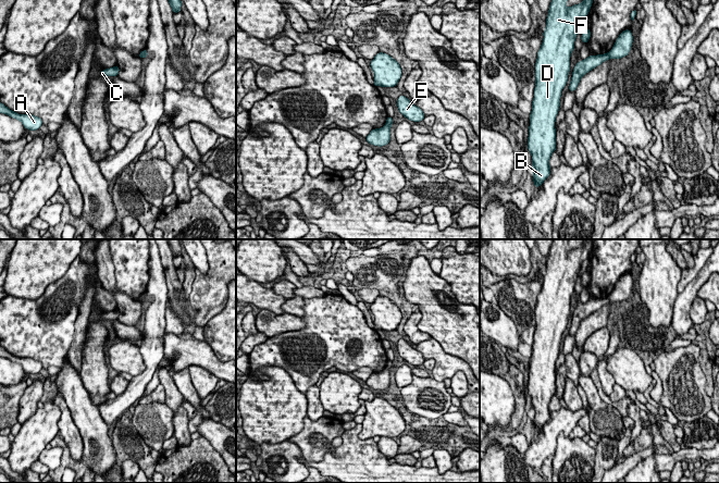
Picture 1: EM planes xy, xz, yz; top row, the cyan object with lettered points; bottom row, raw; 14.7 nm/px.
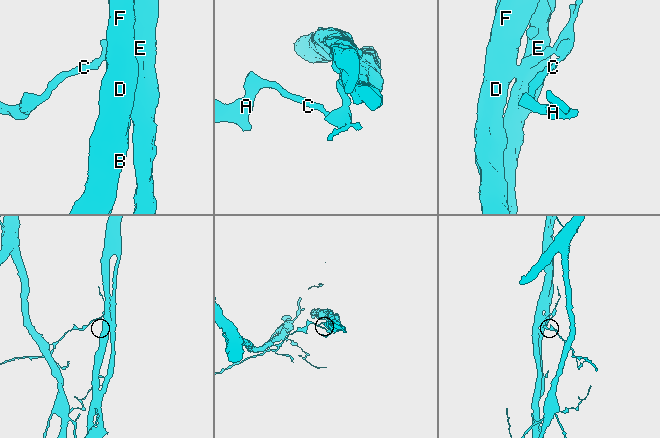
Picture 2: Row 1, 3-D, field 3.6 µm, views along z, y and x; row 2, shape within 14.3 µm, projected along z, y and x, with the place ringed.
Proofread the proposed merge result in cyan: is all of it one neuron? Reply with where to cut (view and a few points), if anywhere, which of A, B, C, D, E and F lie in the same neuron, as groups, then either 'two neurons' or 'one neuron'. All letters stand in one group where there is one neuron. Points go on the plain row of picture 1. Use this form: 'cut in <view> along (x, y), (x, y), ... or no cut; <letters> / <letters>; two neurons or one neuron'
cut in yz along (608, 296), (610, 301); A C / B D E F; two neurons

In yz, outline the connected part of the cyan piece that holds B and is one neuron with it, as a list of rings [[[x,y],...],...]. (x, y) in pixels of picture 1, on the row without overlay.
[[[554,239],[543,275],[543,286],[535,307],[535,332],[530,357],[528,393],[532,398],[533,425],[540,431],[549,420],[549,404],[556,395],[556,360],[561,335],[570,314],[570,300],[584,260],[588,259],[593,239],[568,251],[569,239]]]

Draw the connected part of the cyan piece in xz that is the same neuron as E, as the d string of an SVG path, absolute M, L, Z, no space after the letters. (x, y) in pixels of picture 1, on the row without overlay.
M404 338L398 340L397 350L399 356L410 364L421 366L425 360L423 355L419 350L412 348Z

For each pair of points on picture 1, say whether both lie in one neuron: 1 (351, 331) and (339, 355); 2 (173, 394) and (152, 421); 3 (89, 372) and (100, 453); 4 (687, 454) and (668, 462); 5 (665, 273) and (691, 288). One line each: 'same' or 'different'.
1: same
2: same
3: different
4: same
5: different

